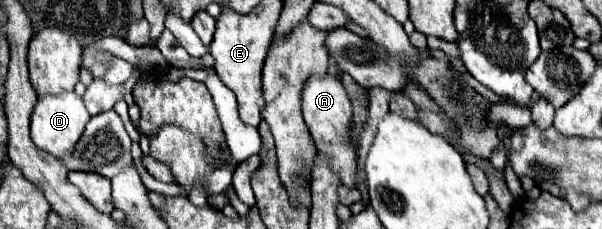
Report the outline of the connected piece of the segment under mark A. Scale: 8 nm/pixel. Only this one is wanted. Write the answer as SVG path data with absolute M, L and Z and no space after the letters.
M327 73L325 77L311 75L311 79L307 79L307 85L303 85L301 101L303 101L303 119L317 145L317 151L329 155L329 163L339 173L343 185L355 187L355 171L357 171L355 151L351 139L347 137L349 135L347 129L351 125L351 101L343 89L341 79L333 77L331 73Z

